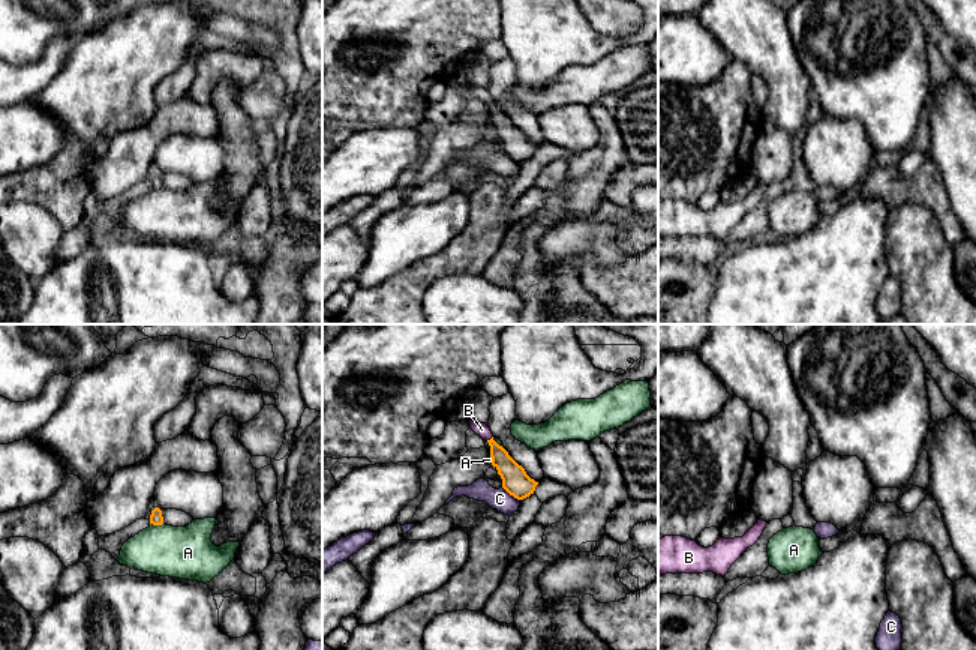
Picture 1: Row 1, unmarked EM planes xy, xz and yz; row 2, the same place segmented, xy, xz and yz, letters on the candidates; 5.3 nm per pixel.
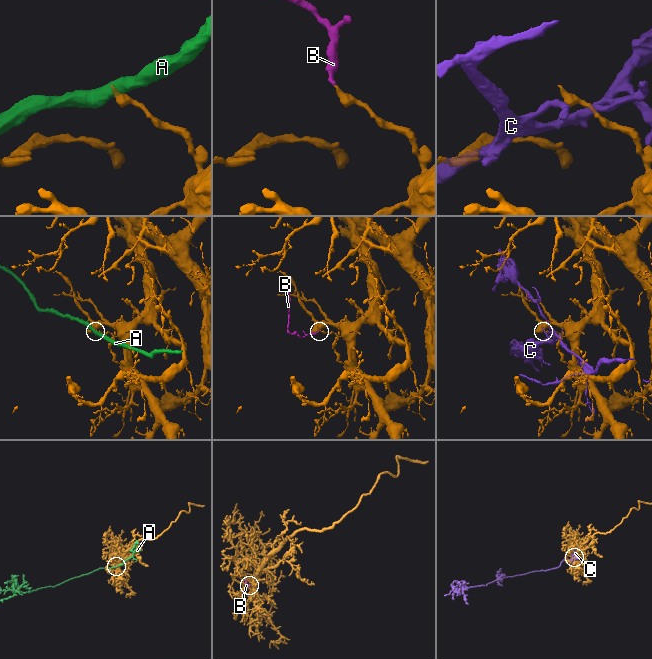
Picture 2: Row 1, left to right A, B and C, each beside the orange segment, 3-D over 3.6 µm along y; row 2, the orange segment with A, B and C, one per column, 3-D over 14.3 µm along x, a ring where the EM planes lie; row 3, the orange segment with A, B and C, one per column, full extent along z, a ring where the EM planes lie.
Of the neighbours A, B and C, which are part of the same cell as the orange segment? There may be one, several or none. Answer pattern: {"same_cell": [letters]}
{"same_cell": ["B"]}

